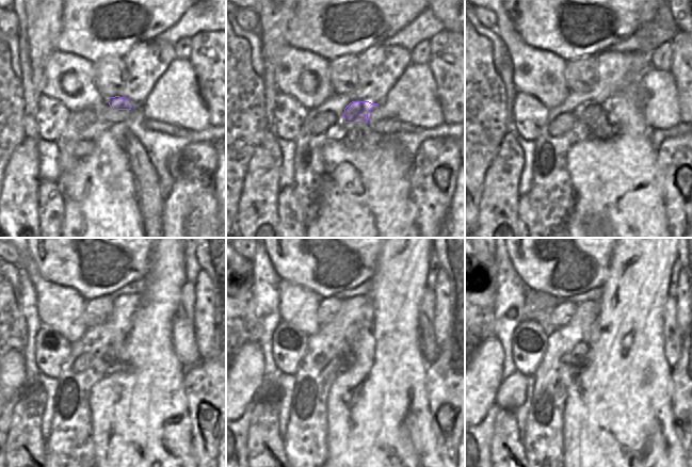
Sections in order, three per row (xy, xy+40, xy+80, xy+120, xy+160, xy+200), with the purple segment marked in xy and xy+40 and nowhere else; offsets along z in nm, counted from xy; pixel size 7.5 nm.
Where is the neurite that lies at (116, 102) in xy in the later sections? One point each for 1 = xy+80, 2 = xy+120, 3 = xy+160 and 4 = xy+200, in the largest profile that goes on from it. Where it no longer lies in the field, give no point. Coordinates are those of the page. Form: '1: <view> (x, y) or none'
1: xy+80 (594, 115)
2: xy+120 (114, 354)
3: xy+160 (346, 355)
4: xy+200 (577, 357)

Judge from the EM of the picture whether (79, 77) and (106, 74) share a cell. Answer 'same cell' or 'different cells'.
different cells

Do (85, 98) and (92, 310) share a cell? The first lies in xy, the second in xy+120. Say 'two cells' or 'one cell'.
two cells

